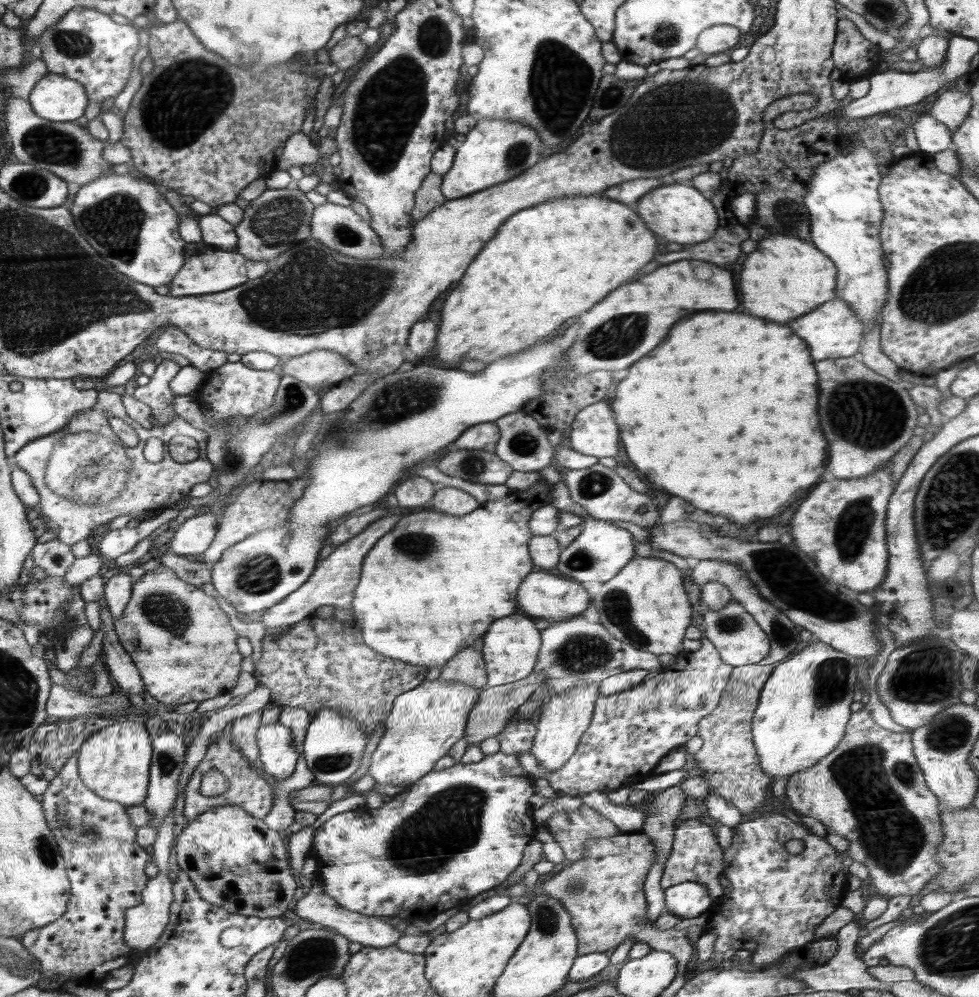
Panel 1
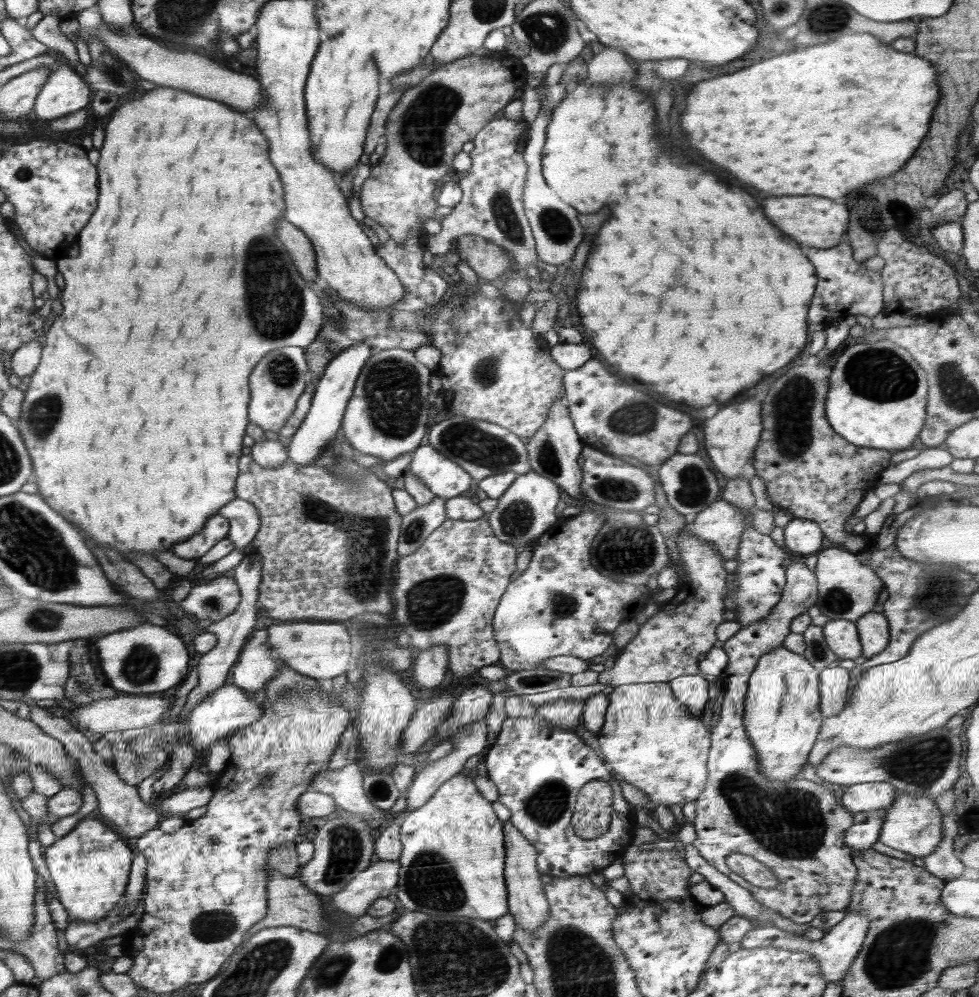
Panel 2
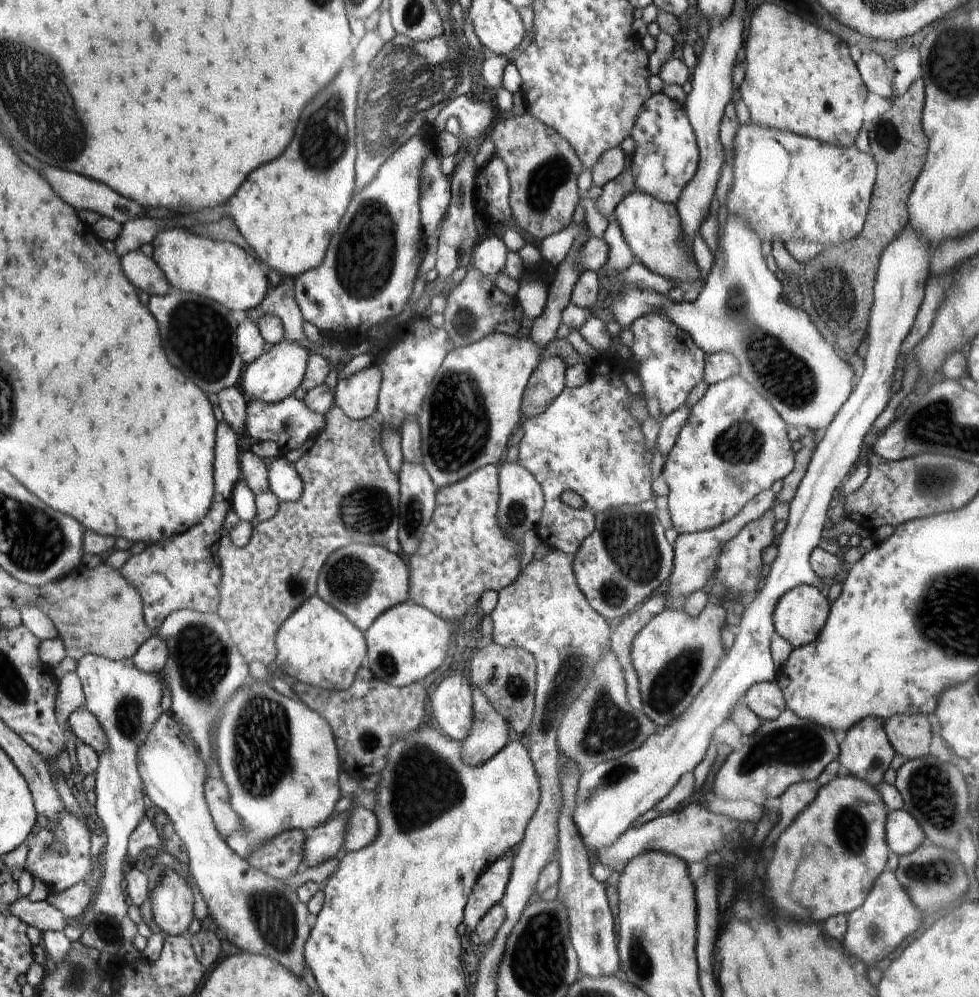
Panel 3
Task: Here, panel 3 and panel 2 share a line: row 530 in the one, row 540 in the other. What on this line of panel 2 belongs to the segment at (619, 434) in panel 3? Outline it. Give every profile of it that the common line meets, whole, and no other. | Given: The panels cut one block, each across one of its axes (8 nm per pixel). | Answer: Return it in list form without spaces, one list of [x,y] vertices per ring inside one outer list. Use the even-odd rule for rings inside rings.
[[[583,510],[572,519],[558,520],[533,543],[534,554],[528,568],[517,573],[510,582],[498,603],[492,622],[494,640],[500,646],[498,663],[503,665],[508,673],[540,667],[546,659],[556,656],[568,655],[587,661],[594,656],[600,656],[613,643],[612,632],[623,622],[635,619],[652,601],[652,594],[646,586],[630,586],[610,580],[592,566],[589,548],[604,521],[604,515],[599,511]],[[544,558],[551,558],[556,565],[546,570],[542,567]]]

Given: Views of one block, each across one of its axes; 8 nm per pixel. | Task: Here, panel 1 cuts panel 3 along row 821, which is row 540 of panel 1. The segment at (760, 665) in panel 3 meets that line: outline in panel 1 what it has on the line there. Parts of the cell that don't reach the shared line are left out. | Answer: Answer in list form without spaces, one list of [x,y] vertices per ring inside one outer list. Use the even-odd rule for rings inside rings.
[[[593,516],[584,518],[580,535],[561,550],[559,564],[554,568],[561,577],[581,582],[606,582],[611,580],[620,570],[623,570],[630,560],[636,558],[634,536],[628,530],[615,526],[605,520]]]

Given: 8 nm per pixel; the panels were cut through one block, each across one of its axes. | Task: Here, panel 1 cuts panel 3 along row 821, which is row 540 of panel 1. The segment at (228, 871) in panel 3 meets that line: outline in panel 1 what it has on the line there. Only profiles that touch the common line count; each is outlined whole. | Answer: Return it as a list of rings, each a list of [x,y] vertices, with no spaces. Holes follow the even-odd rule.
[[[210,512],[188,518],[180,526],[175,527],[174,536],[169,542],[169,551],[174,555],[192,558],[202,555],[210,547],[216,531],[218,520]]]

